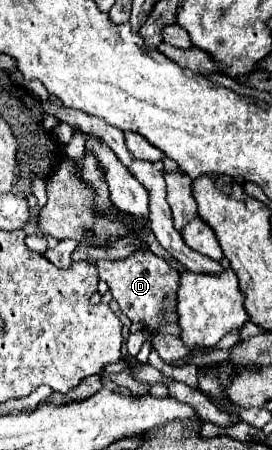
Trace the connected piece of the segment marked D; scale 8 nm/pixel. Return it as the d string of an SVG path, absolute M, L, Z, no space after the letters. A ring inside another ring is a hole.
M135 251L127 259L97 261L95 265L99 271L99 279L109 285L113 299L119 303L121 311L133 323L143 323L153 333L179 337L181 327L179 327L179 319L177 319L177 311L175 311L179 273L165 259L157 257L151 251ZM161 313L165 313L163 323L161 323Z

